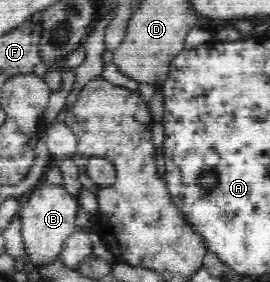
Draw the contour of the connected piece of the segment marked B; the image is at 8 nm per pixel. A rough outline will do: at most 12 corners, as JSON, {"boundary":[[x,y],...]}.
{"boundary":[[37,185],[18,218],[36,266],[59,259],[79,231],[63,186]]}

